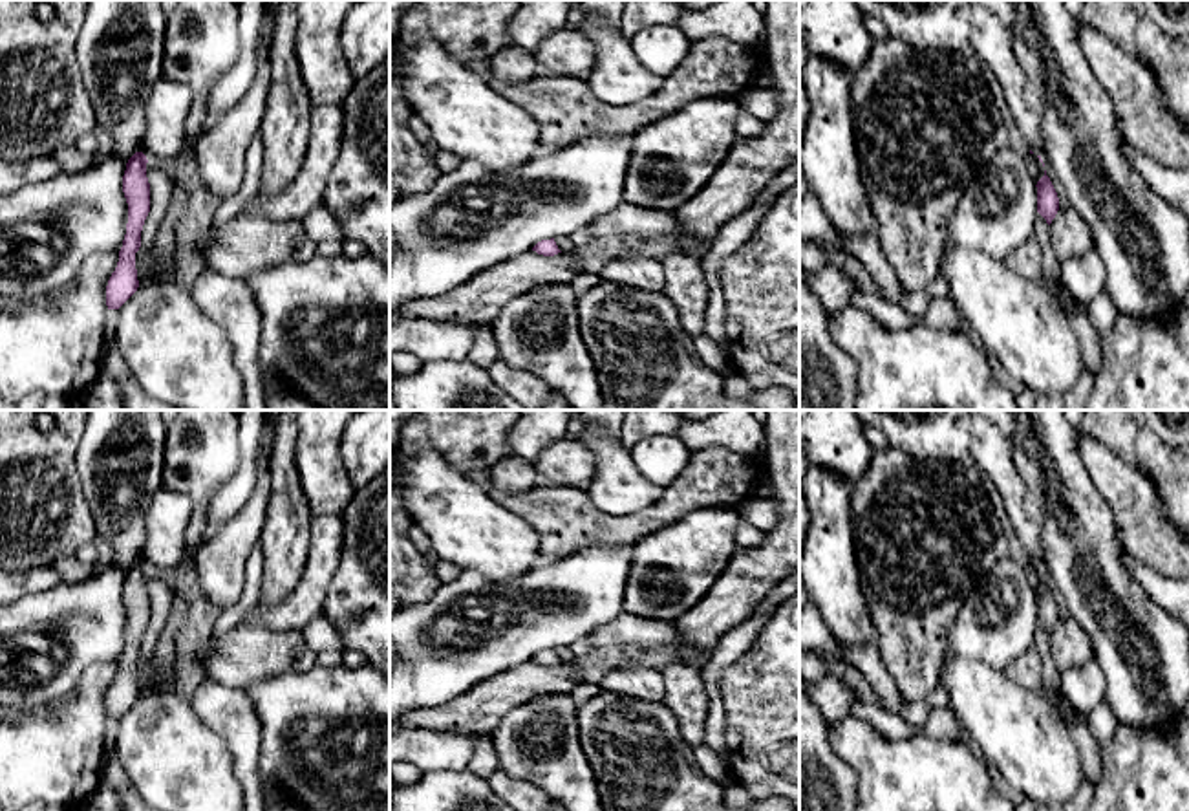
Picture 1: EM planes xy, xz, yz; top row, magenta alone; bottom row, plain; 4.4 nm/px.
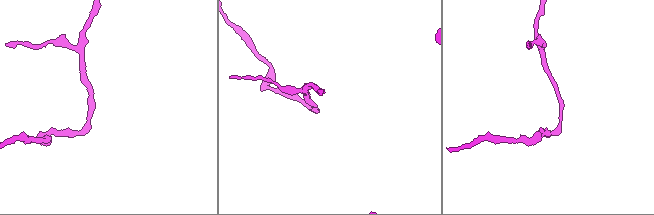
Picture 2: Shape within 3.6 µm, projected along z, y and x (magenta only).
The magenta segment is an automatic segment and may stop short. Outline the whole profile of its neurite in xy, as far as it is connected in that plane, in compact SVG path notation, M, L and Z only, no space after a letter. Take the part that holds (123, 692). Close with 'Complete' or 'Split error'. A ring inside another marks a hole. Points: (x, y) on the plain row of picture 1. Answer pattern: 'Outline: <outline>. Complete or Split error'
Outline: M135 562L123 586L123 602L128 613L128 633L119 672L106 696L108 719L119 719L139 697L135 663L141 657L141 641L150 622L150 593L146 588L146 566Z. Complete

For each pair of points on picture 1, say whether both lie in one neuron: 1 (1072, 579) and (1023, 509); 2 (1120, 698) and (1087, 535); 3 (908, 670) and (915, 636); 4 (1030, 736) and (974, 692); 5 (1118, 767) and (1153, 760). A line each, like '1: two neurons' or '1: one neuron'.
1: two neurons
2: one neuron
3: one neuron
4: one neuron
5: one neuron

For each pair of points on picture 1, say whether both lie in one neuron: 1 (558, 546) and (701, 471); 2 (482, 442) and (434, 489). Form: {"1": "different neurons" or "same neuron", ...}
{"1": "same neuron", "2": "different neurons"}

